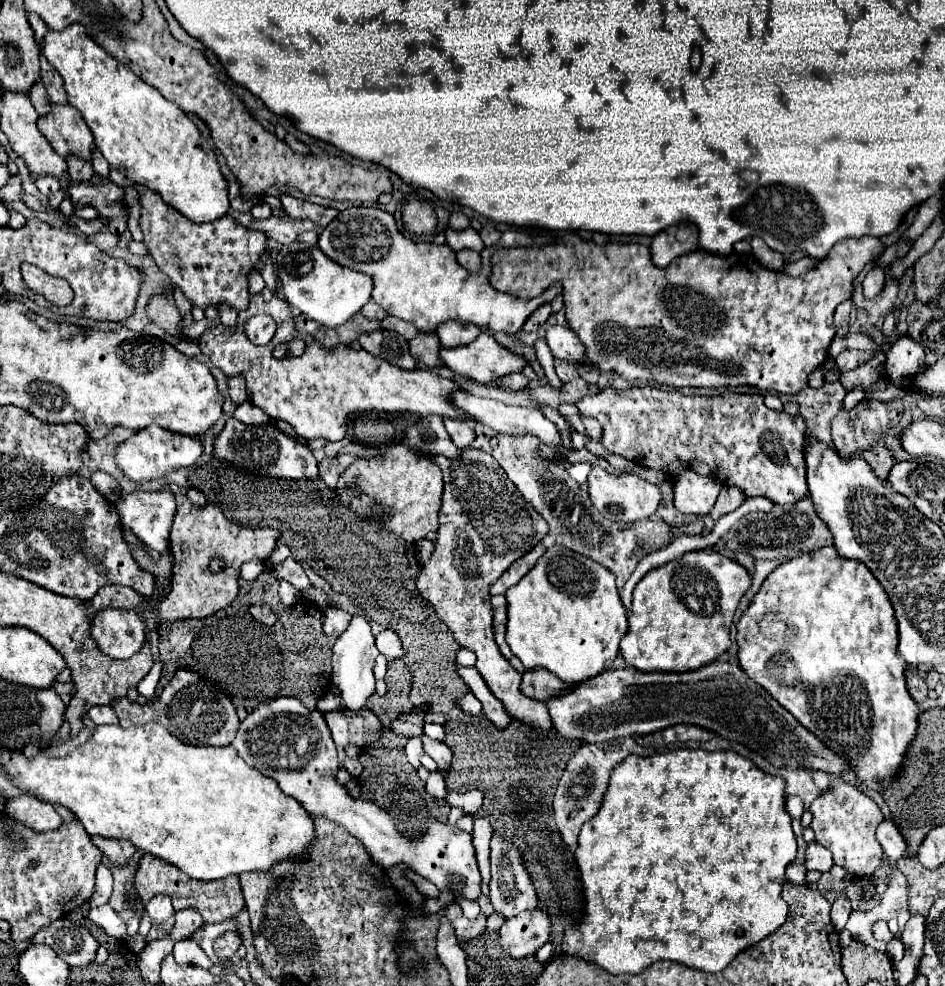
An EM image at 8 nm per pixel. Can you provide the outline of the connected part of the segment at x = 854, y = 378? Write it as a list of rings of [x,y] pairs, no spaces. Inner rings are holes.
[[[876,353],[870,361],[862,363],[860,367],[852,369],[852,371],[844,371],[840,375],[840,383],[844,383],[846,391],[852,391],[854,387],[862,387],[868,389],[874,381],[878,381],[882,377],[882,365],[884,365],[884,353]]]

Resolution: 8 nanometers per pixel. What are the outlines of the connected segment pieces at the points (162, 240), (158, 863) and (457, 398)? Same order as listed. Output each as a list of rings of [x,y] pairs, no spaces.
[[[140,185],[138,193],[142,203],[140,229],[144,233],[144,245],[160,271],[182,289],[188,301],[200,309],[218,305],[230,305],[236,311],[248,309],[248,275],[258,269],[258,261],[266,253],[268,237],[264,231],[242,227],[230,215],[208,223],[192,223],[184,219],[184,215],[178,215],[174,207],[168,207],[156,191],[148,191],[148,187]]]
[[[142,855],[134,875],[134,885],[144,903],[148,903],[154,897],[154,893],[166,893],[172,899],[174,911],[196,909],[206,923],[222,923],[226,919],[234,919],[244,909],[244,897],[240,891],[238,875],[230,875],[212,883],[200,883],[198,879],[188,879],[188,875],[184,875],[178,867],[172,867],[170,863],[164,863],[154,855]]]
[[[456,391],[452,395],[452,403],[458,405],[462,411],[466,411],[470,417],[474,417],[476,421],[492,427],[494,431],[500,431],[500,433],[508,433],[508,435],[534,435],[538,437],[542,443],[546,445],[562,445],[562,437],[560,437],[560,431],[558,427],[548,421],[538,409],[526,409],[526,407],[512,407],[512,405],[504,405],[500,401],[494,401],[494,399],[482,399],[482,397],[474,397],[470,395],[468,391]]]

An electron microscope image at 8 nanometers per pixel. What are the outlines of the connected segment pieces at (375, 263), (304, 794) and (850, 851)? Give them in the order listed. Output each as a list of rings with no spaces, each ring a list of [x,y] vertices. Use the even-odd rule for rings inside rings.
[[[352,207],[340,211],[338,217],[318,235],[318,247],[338,265],[370,275],[374,281],[372,301],[388,315],[410,321],[418,331],[428,333],[436,333],[436,327],[448,319],[486,325],[492,331],[516,333],[534,309],[542,303],[550,303],[562,291],[562,285],[554,283],[536,299],[504,295],[490,285],[490,257],[498,247],[486,247],[482,251],[482,271],[468,273],[460,267],[456,253],[448,245],[416,243],[408,239],[396,227],[394,217],[378,207]]]
[[[280,697],[270,703],[258,705],[240,723],[240,729],[232,741],[238,755],[260,773],[278,781],[286,795],[296,797],[314,817],[320,815],[332,823],[340,823],[350,835],[362,841],[370,857],[384,869],[406,863],[412,871],[432,881],[440,891],[450,891],[454,897],[466,897],[478,901],[482,893],[482,875],[474,857],[472,835],[458,827],[432,823],[430,831],[422,839],[408,841],[402,837],[388,817],[376,803],[352,797],[348,789],[338,783],[338,753],[332,743],[324,713],[318,709],[306,709],[294,697]]]
[[[840,779],[840,785],[826,789],[812,801],[810,811],[814,815],[810,827],[816,835],[816,841],[830,849],[836,865],[844,867],[850,875],[860,877],[864,881],[862,899],[874,899],[876,885],[872,883],[872,877],[884,859],[884,851],[876,839],[876,827],[884,821],[884,815],[878,805],[868,795],[858,791],[856,785],[850,785]]]

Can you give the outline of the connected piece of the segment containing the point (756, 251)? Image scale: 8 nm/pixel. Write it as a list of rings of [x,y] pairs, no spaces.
[[[752,237],[750,241],[754,258],[763,266],[773,271],[782,270],[785,261],[781,253],[772,251],[766,247],[766,243],[760,237]]]

